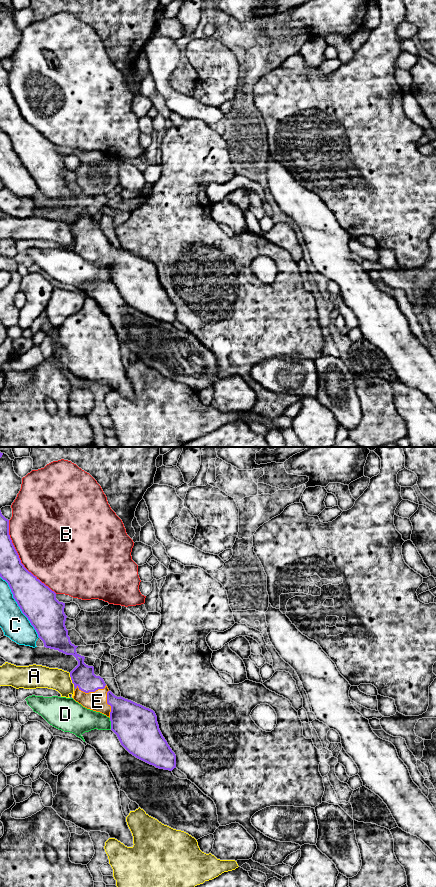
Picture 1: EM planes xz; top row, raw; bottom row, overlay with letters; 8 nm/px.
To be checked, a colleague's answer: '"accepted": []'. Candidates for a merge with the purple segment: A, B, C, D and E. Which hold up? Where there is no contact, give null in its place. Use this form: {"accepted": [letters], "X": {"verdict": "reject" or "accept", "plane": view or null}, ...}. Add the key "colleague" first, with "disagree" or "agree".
{"colleague": "disagree", "accepted": ["E"], "A": {"verdict": "reject", "plane": "xz"}, "B": {"verdict": "reject", "plane": "xz"}, "C": {"verdict": "reject", "plane": "xz"}, "D": {"verdict": "reject", "plane": "xz"}, "E": {"verdict": "accept", "plane": "xz"}}

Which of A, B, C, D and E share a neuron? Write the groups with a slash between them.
A / B / C / D / E

